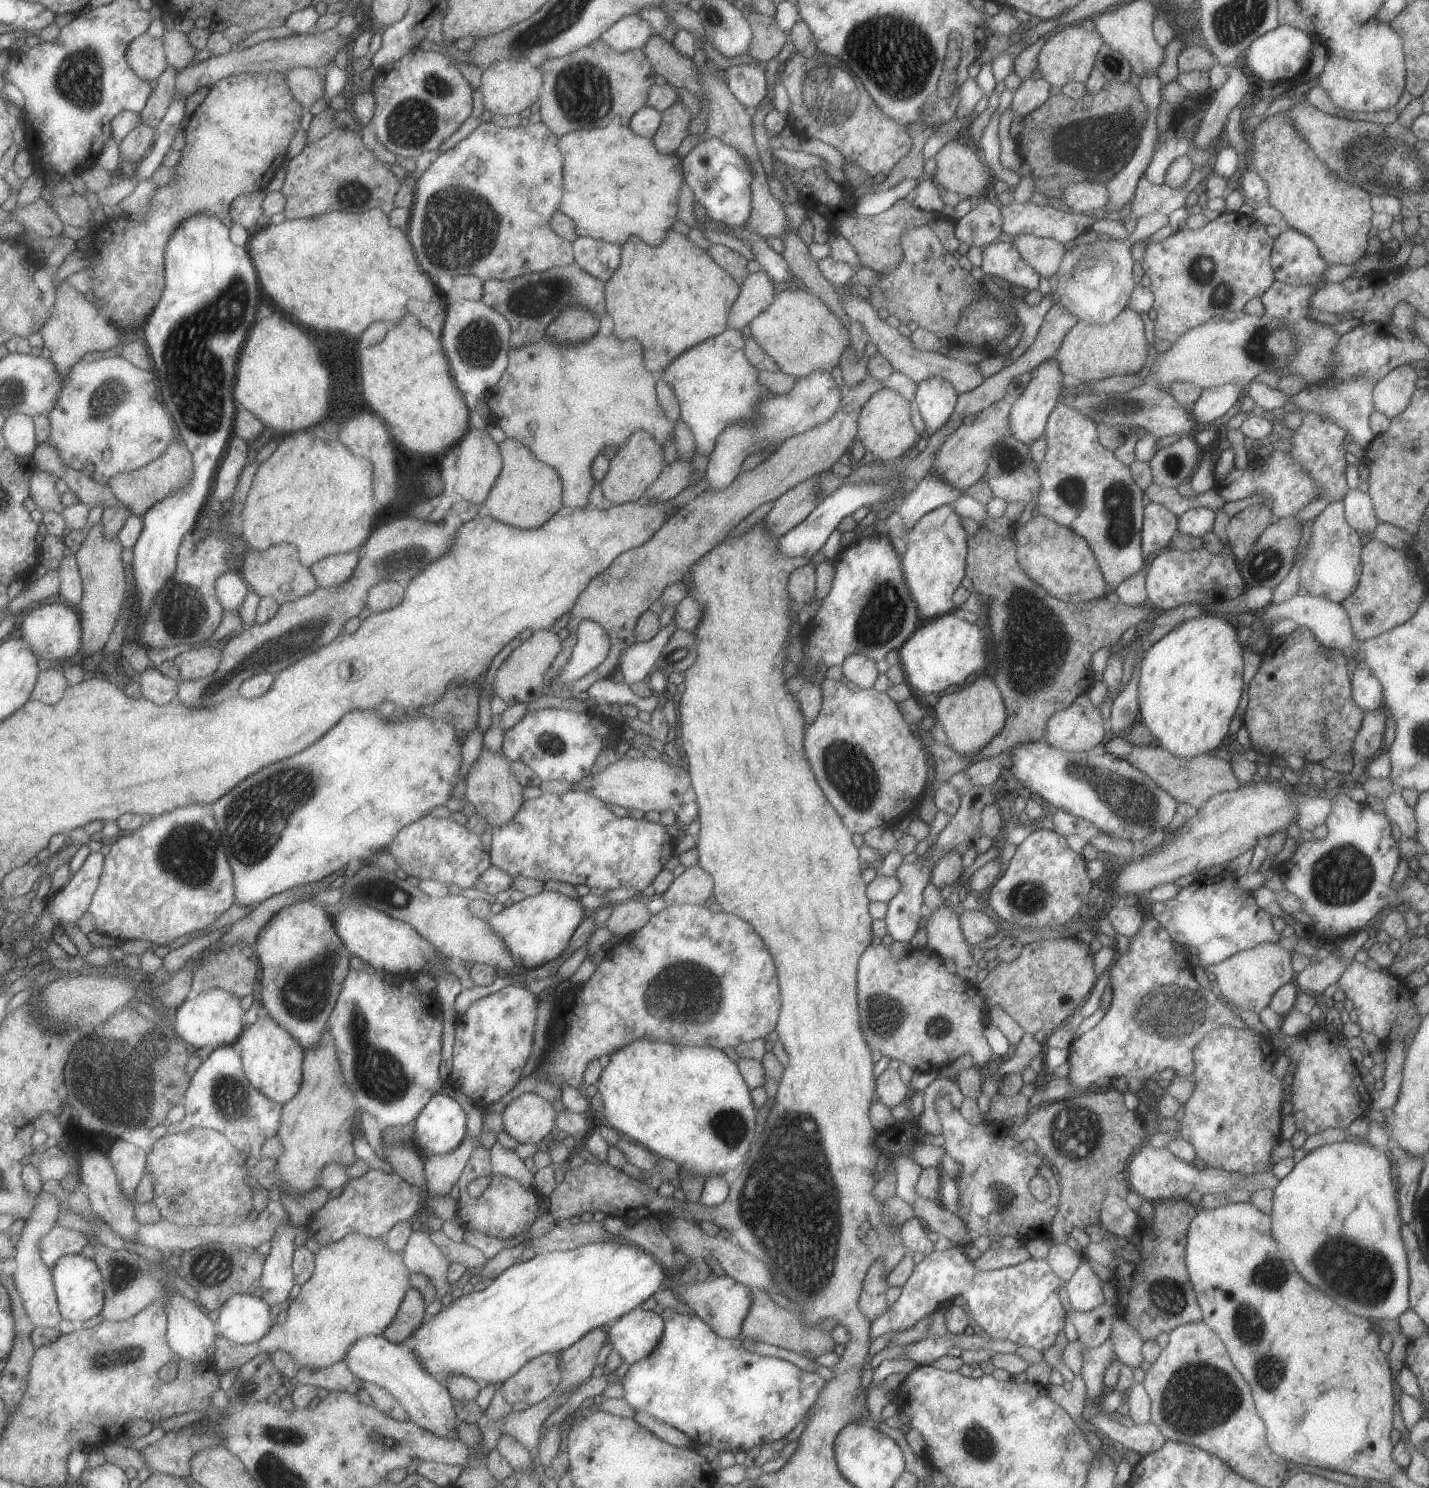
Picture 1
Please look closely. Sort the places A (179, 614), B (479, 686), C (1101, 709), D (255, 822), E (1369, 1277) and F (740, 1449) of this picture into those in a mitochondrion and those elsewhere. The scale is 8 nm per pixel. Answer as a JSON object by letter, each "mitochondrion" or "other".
{"A":"mitochondrion","B":"other","C":"other","D":"mitochondrion","E":"mitochondrion","F":"other"}

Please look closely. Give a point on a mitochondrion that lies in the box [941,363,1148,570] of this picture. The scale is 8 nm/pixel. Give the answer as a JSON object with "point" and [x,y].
{"point":[1119,519]}

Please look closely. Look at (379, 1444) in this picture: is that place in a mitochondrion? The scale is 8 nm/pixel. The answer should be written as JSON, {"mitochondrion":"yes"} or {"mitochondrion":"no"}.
{"mitochondrion":"yes"}

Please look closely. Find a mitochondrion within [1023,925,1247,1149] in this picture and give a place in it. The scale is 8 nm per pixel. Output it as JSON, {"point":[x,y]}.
{"point":[1168,1008]}

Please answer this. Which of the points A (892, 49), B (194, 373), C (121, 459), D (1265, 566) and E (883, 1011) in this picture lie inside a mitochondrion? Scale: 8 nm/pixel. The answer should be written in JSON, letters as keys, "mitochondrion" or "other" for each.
{"A":"mitochondrion","B":"mitochondrion","C":"other","D":"mitochondrion","E":"mitochondrion"}

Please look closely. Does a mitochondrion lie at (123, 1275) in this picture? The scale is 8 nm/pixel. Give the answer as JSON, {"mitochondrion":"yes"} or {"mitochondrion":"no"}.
{"mitochondrion":"yes"}

